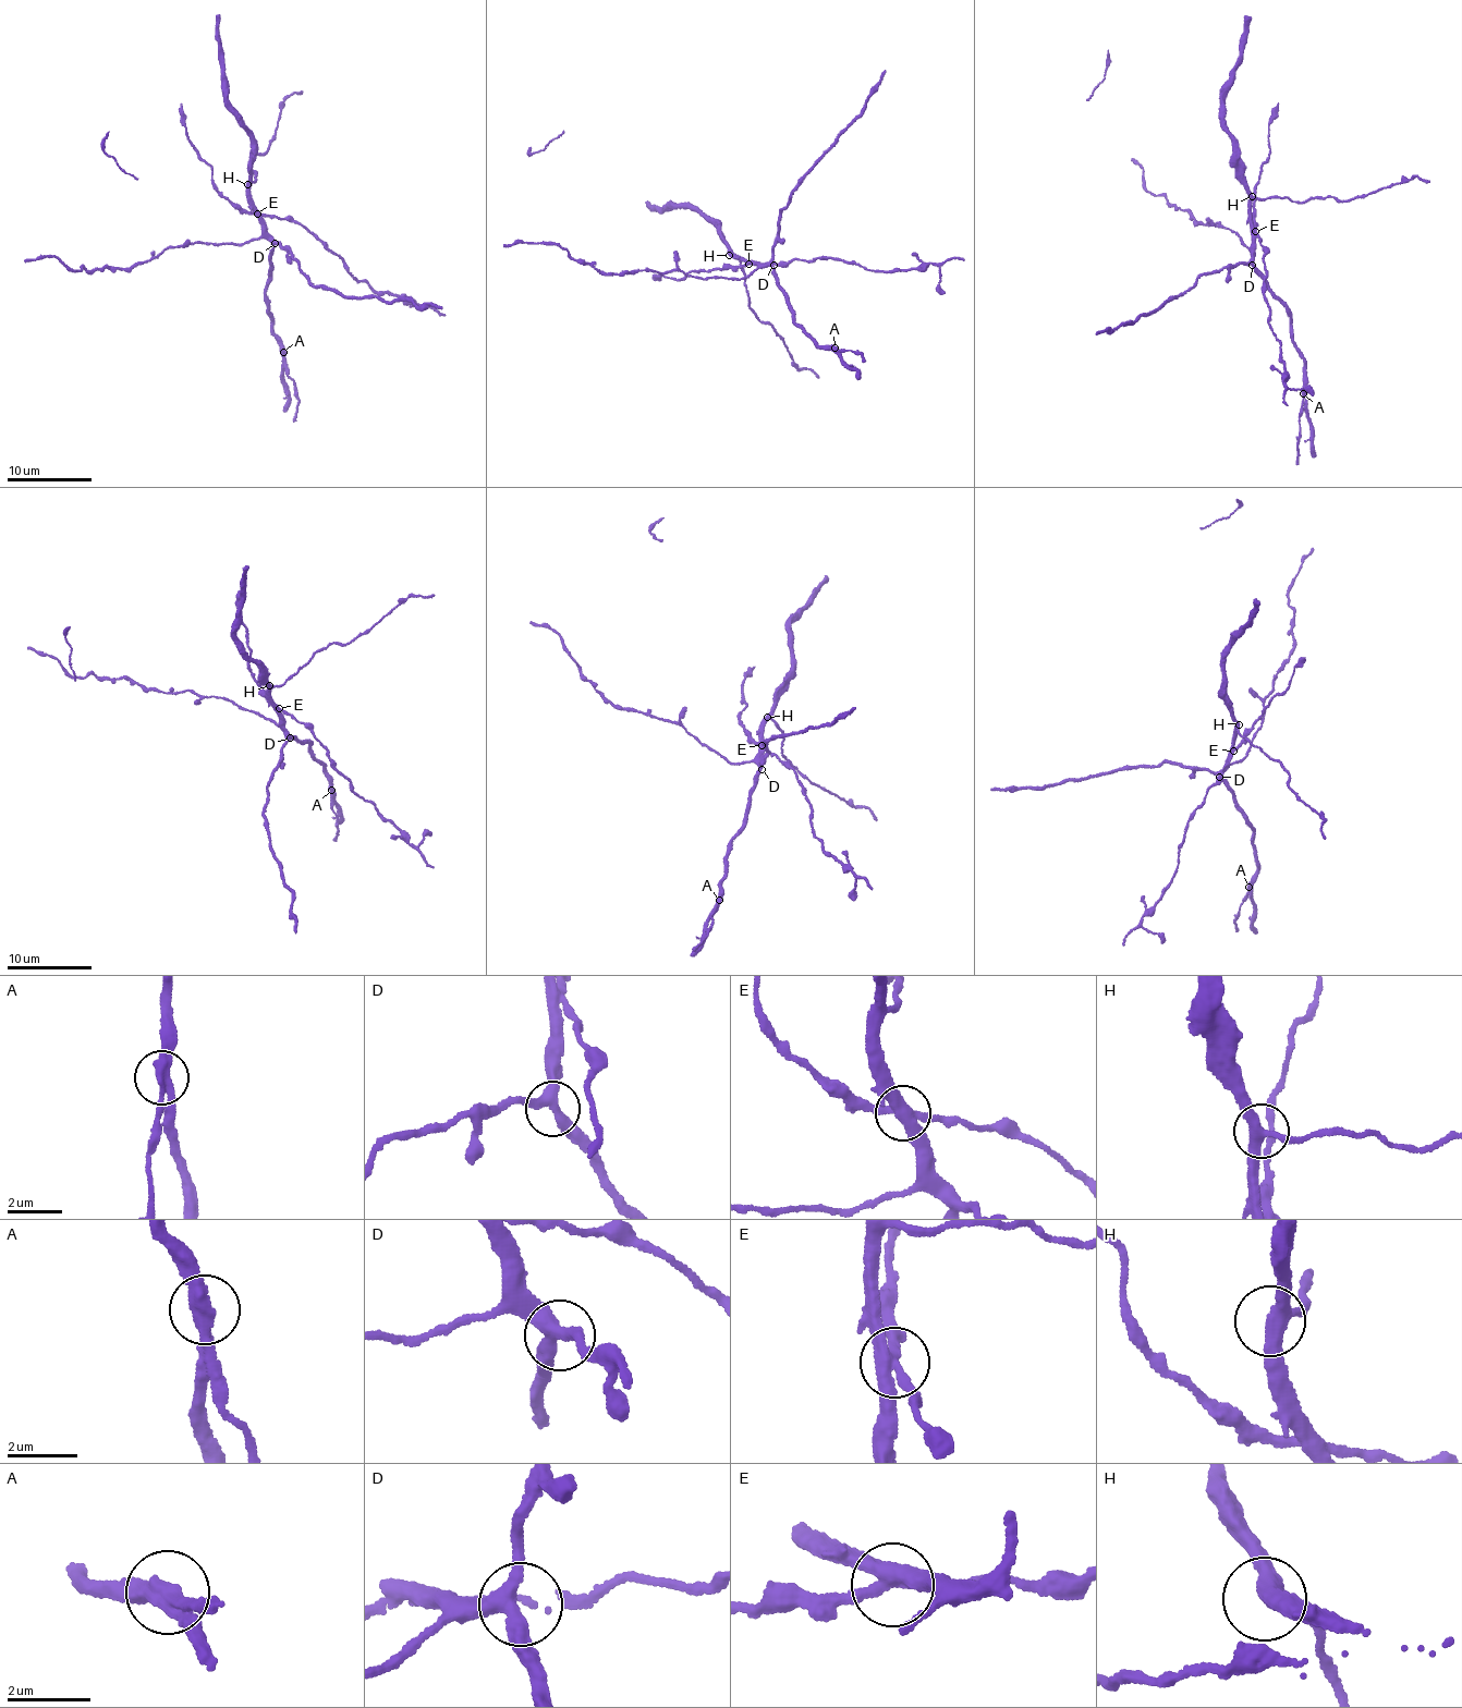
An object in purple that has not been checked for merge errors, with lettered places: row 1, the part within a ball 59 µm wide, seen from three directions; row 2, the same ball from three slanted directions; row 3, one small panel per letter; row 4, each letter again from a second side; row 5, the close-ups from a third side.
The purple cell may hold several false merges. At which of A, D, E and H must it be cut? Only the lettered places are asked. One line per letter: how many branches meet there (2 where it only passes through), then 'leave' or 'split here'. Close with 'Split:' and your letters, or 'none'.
A: branches 2; split here
D: branches 3; leave
E: branches 4; split here
H: branches 3; leave
Split: A, E

